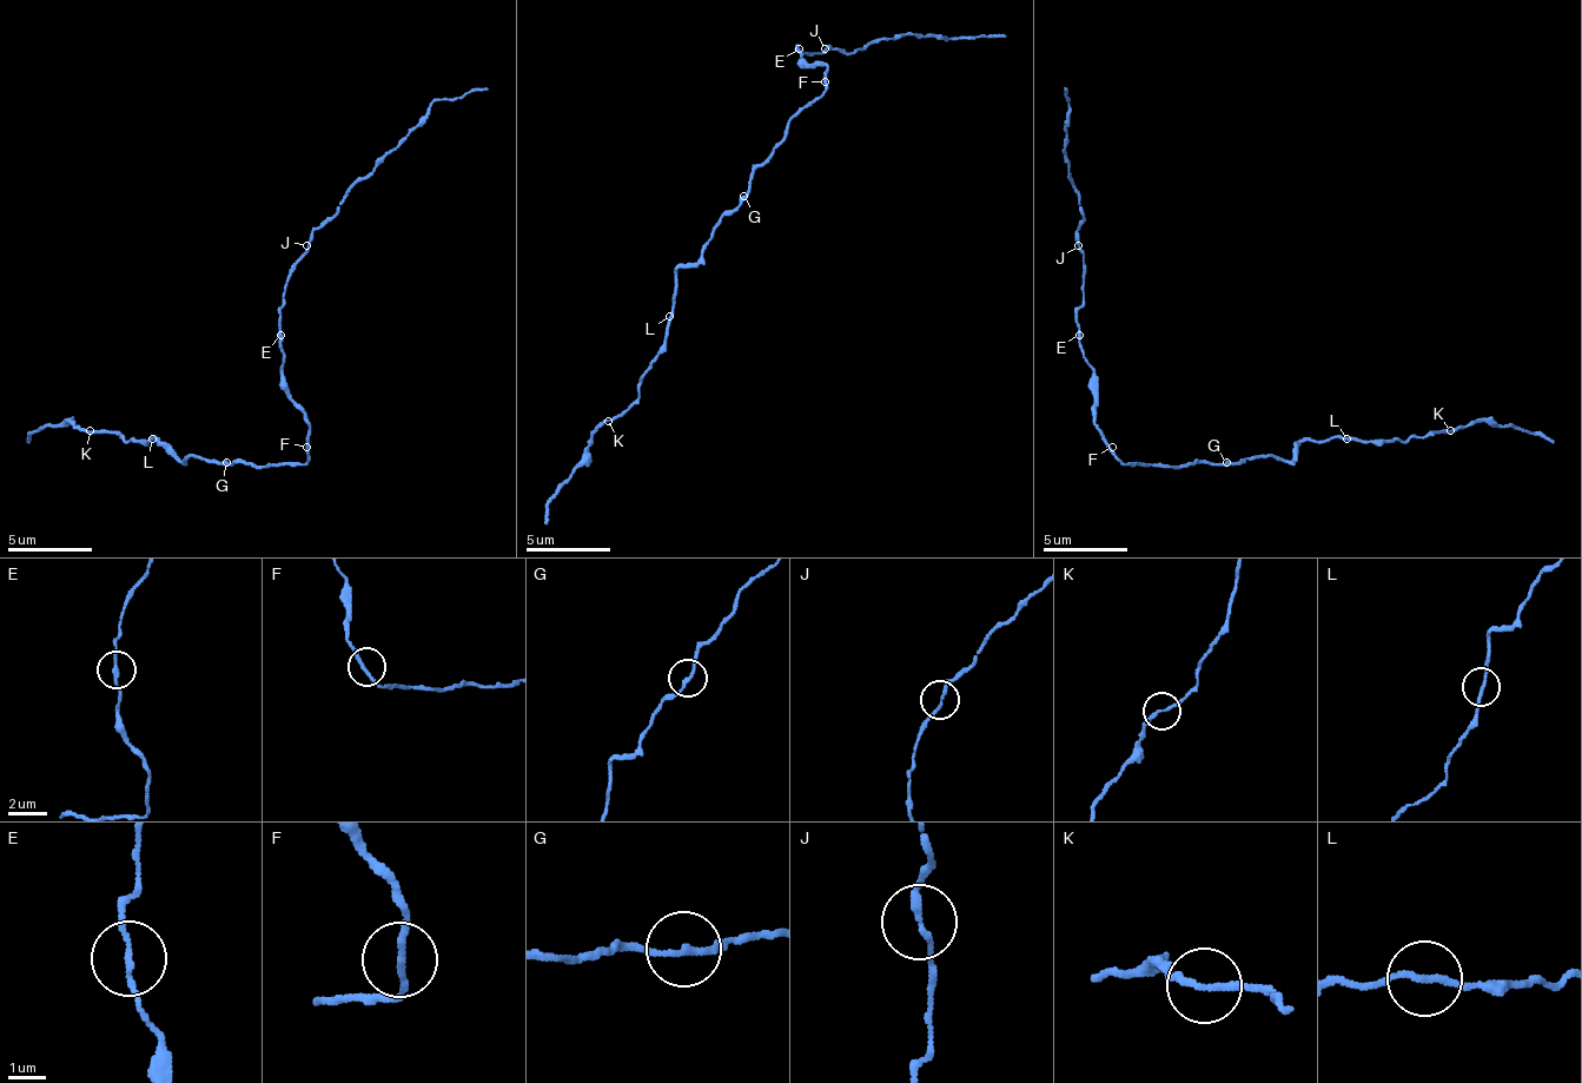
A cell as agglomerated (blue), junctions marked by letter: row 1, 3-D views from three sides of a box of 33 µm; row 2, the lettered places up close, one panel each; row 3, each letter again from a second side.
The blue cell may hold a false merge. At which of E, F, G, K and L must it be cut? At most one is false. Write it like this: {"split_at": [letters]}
{"split_at": []}

